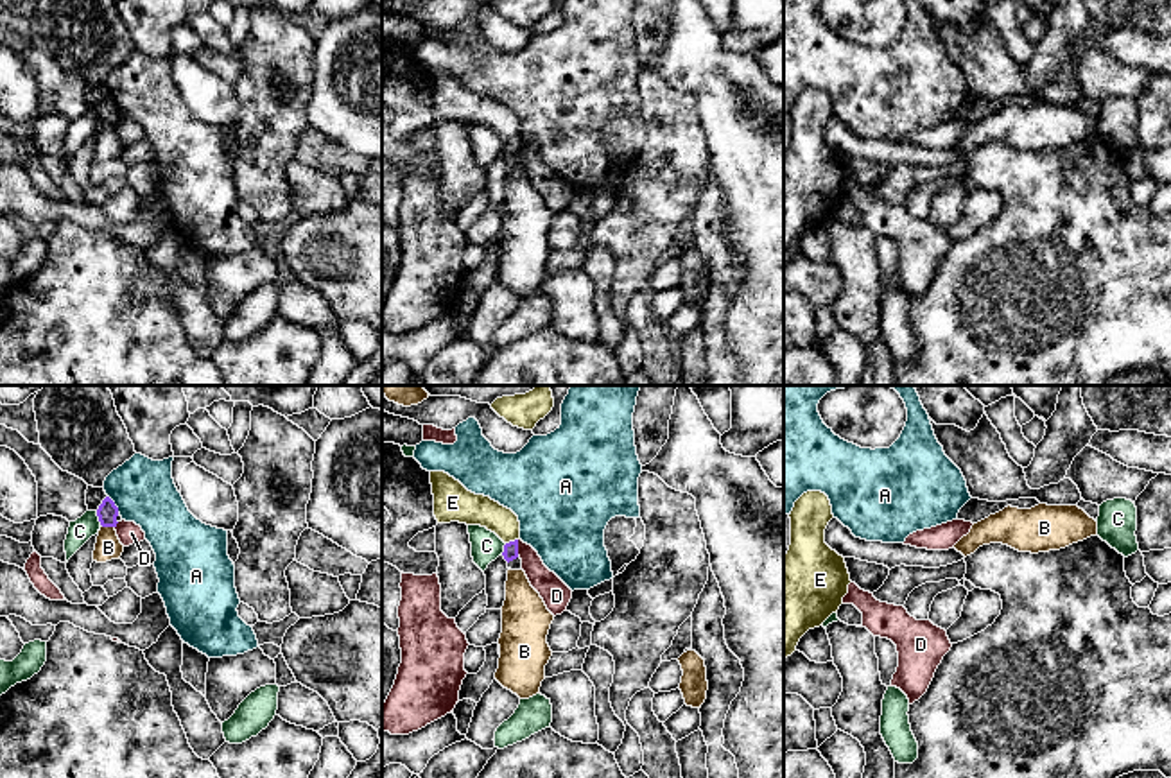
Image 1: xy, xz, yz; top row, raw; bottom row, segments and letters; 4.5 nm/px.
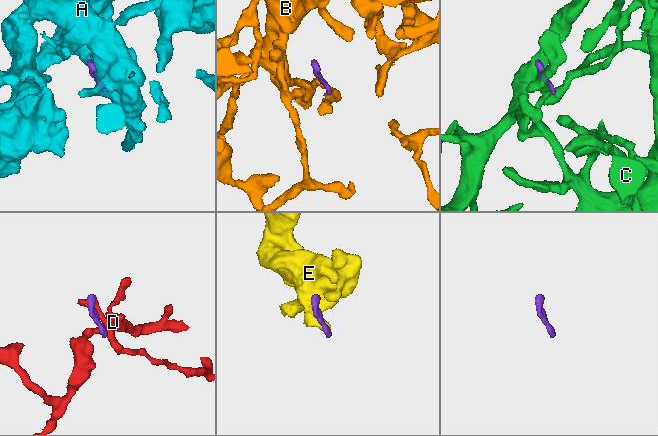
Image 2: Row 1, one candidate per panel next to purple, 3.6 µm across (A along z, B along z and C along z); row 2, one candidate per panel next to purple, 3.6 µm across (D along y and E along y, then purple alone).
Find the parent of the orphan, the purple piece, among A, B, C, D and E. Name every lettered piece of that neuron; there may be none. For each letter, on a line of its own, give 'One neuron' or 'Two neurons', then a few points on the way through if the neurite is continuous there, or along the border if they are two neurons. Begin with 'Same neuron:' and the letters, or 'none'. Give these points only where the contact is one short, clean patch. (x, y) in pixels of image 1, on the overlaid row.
Same neuron: none
A: Two neurons
B: Two neurons. Boundary: xy (103, 526), (113, 527)
C: Two neurons
D: Two neurons. Boundary: xz (517, 540), (519, 554)
E: Two neurons. Boundary: xz (517, 538), (506, 544)

